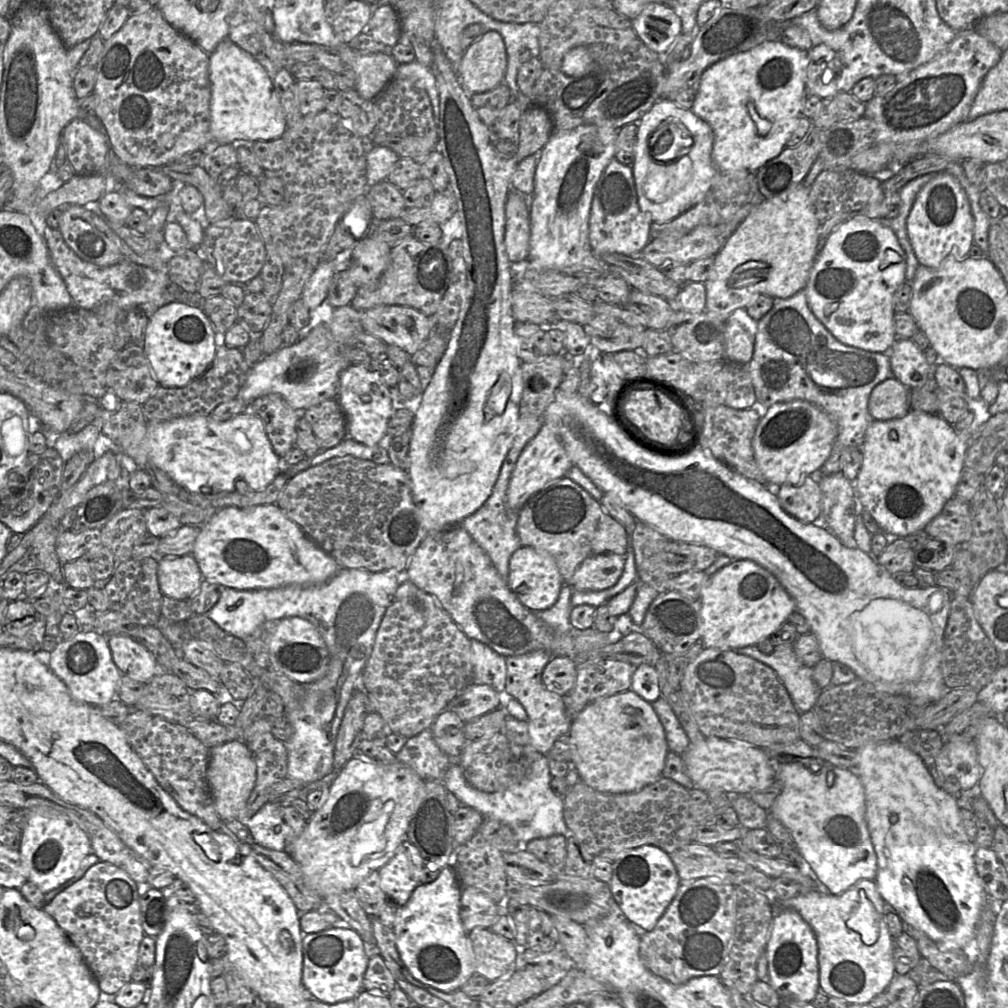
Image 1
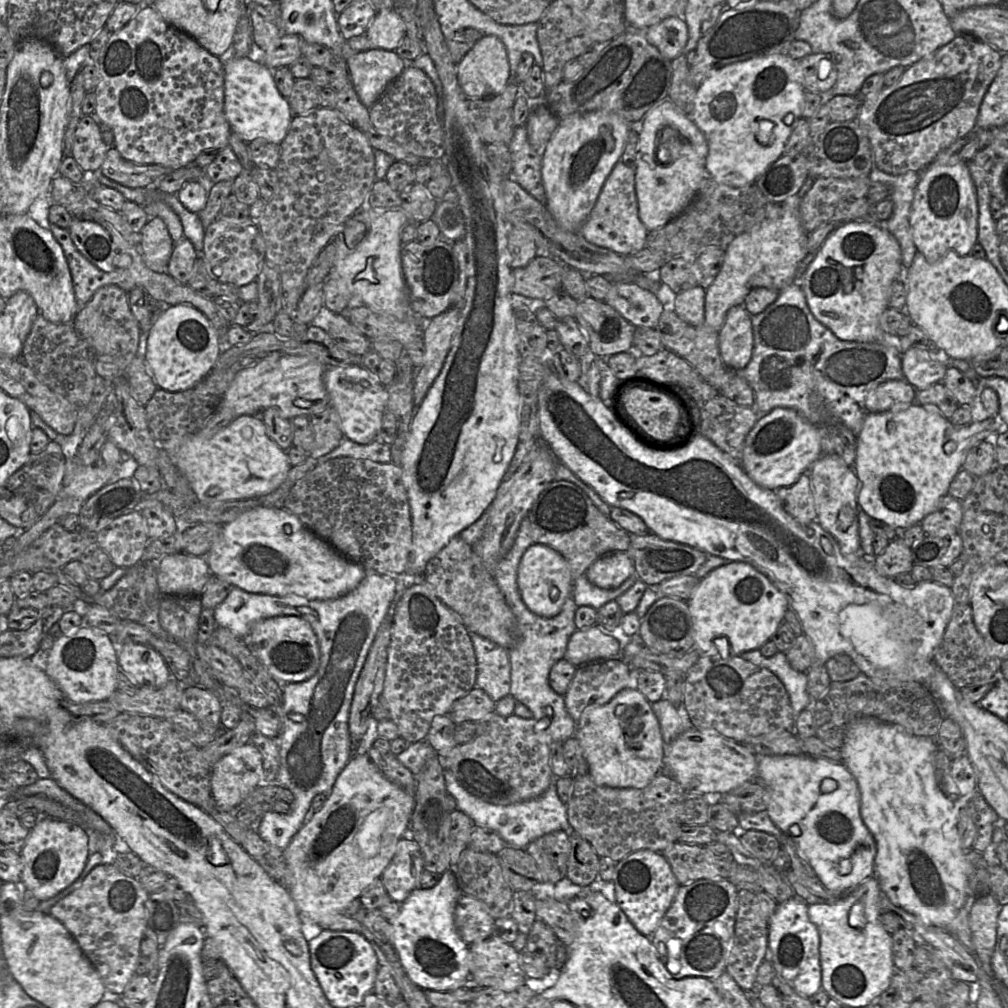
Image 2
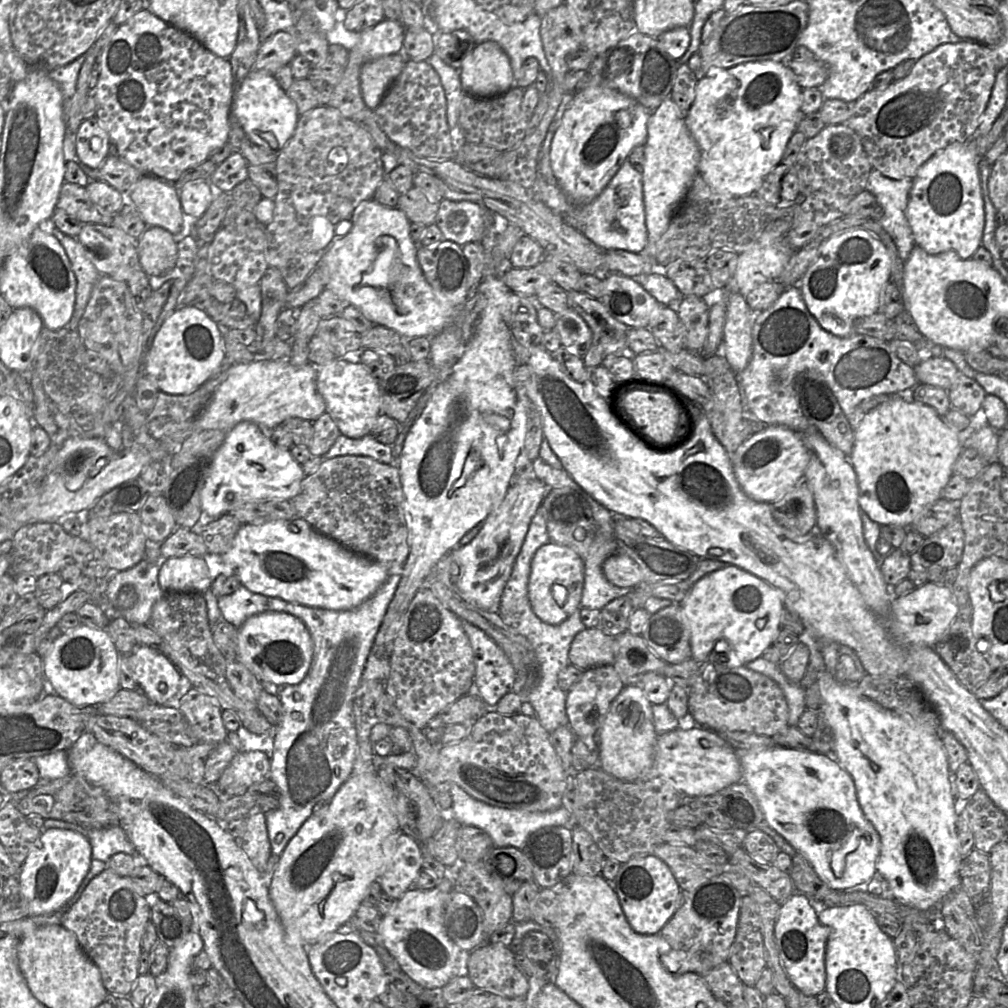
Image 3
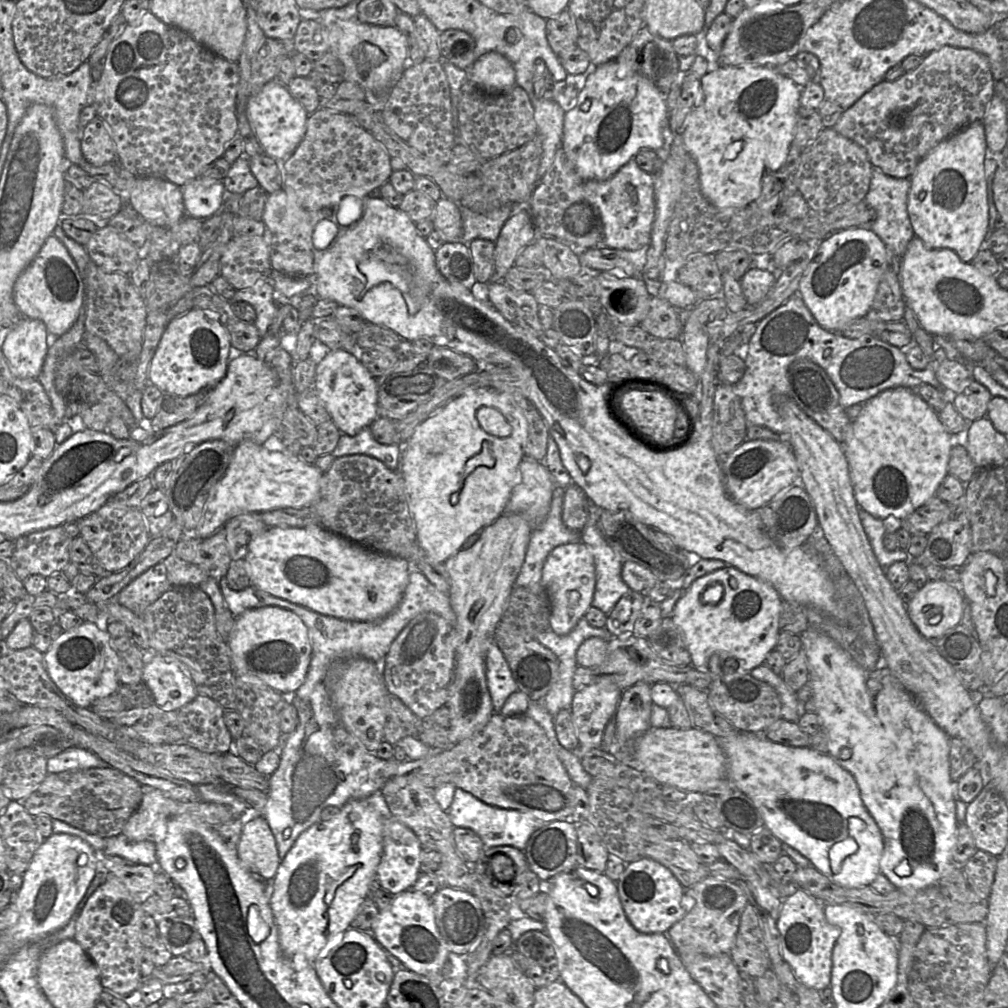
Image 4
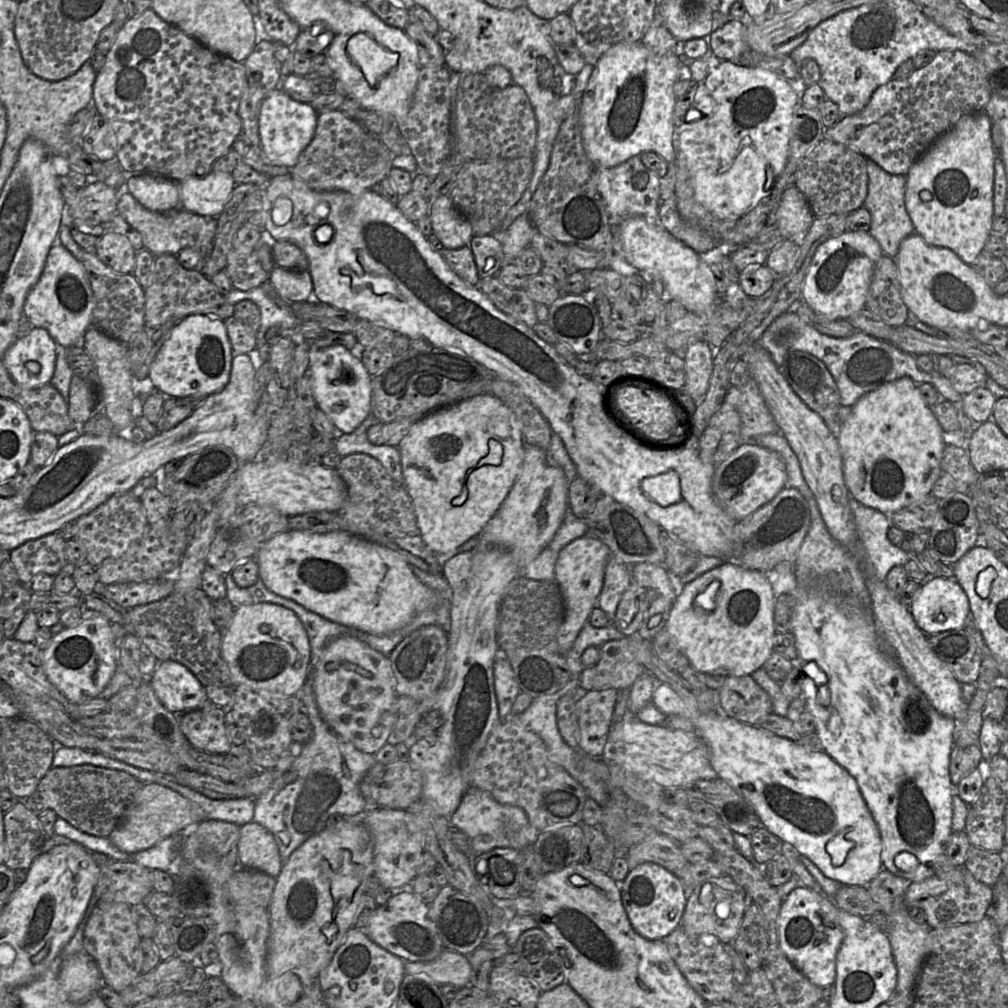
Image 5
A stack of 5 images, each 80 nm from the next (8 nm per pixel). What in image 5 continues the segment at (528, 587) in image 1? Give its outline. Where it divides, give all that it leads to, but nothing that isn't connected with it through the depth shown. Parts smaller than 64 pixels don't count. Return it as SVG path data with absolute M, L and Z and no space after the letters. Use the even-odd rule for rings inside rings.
M588 534L573 540L560 551L555 564L554 579L561 590L565 605L564 620L556 639L559 654L563 655L573 646L582 627L588 622L592 609L597 606L603 587L605 567L610 557L608 546Z

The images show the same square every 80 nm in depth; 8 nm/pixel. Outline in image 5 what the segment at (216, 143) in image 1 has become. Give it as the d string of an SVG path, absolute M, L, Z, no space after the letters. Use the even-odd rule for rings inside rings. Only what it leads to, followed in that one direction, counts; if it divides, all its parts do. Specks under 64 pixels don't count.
M278 87L263 100L259 114L260 147L265 157L277 166L294 167L314 137L318 113L311 103L294 100Z

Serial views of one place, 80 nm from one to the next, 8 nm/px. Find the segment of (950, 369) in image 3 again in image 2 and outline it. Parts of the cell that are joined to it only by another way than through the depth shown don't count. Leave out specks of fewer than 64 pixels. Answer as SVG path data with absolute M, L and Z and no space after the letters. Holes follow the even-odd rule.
M911 346L901 355L904 380L916 390L924 390L942 383L947 366L939 362L927 350Z

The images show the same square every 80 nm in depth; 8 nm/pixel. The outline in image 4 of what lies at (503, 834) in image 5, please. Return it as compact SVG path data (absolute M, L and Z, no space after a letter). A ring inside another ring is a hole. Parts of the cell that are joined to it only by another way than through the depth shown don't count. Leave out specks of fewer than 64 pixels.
M458 787L455 790L452 804L447 813L454 827L472 829L485 844L492 844L492 847L513 846L523 852L531 835L546 824L530 814L487 804Z

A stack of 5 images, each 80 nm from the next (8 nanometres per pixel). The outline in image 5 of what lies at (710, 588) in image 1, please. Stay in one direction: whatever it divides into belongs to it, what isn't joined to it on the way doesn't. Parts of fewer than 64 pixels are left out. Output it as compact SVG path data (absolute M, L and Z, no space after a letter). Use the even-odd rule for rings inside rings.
M724 562L684 585L676 597L665 628L698 672L726 669L730 676L748 676L763 667L773 653L776 635L774 608L775 594L765 573ZM713 581L721 583L716 604L705 602L701 607L701 593L705 595L705 588Z

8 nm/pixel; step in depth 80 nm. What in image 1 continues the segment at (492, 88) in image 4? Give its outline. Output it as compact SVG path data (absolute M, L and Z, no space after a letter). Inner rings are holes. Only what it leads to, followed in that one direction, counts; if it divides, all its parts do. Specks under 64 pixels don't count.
M495 30L487 31L464 52L457 74L469 94L487 92L503 83L507 68L507 52L503 37Z

